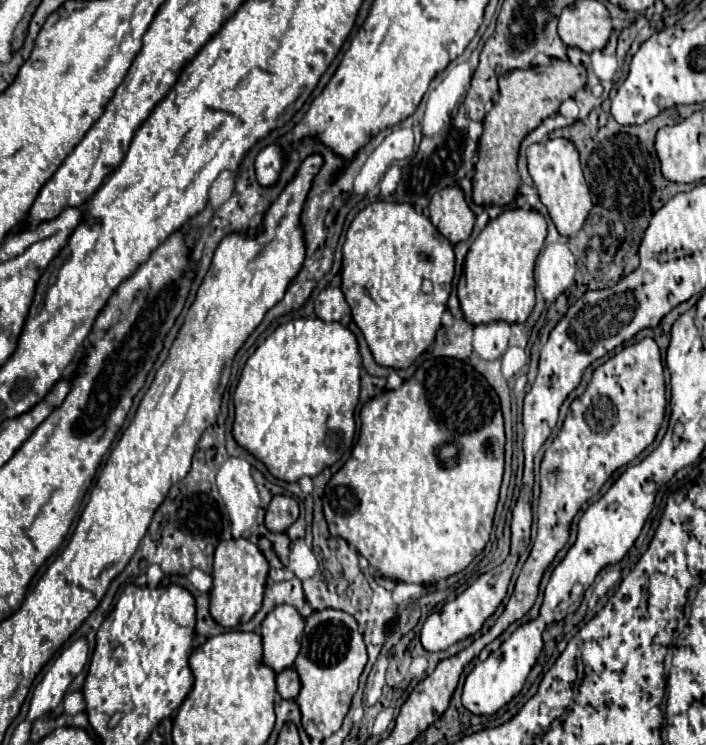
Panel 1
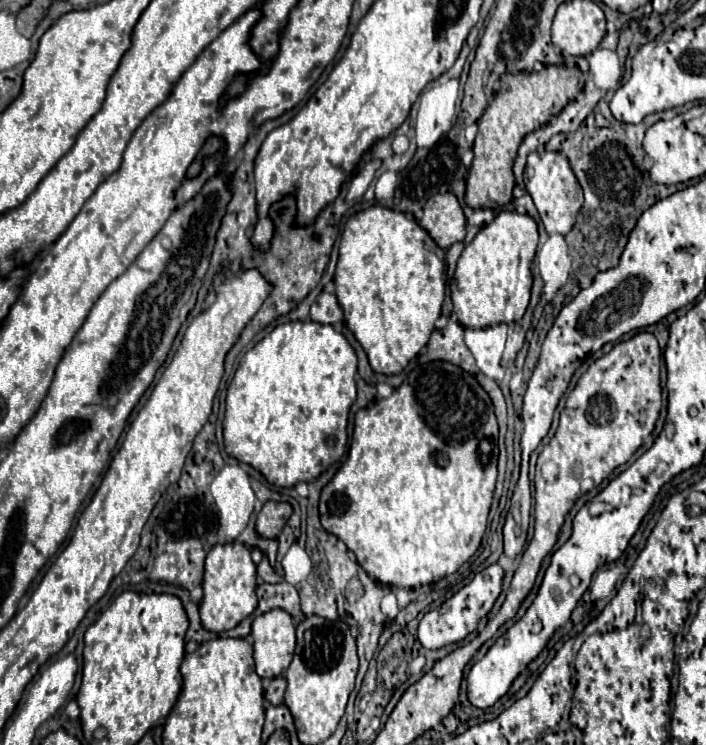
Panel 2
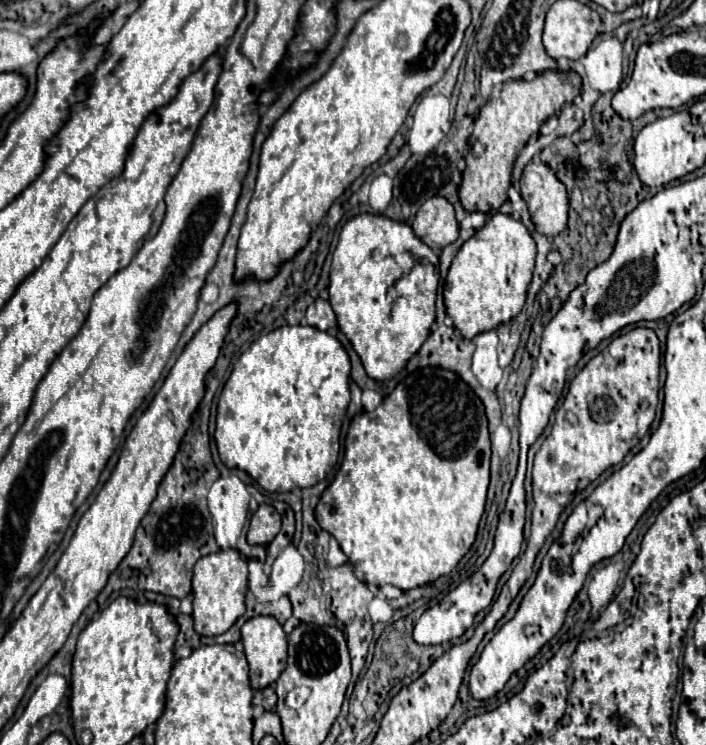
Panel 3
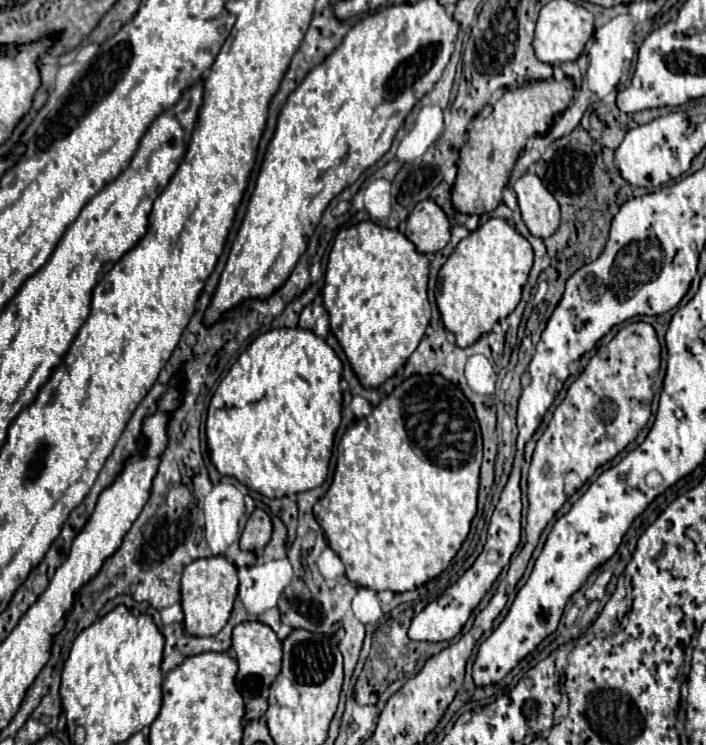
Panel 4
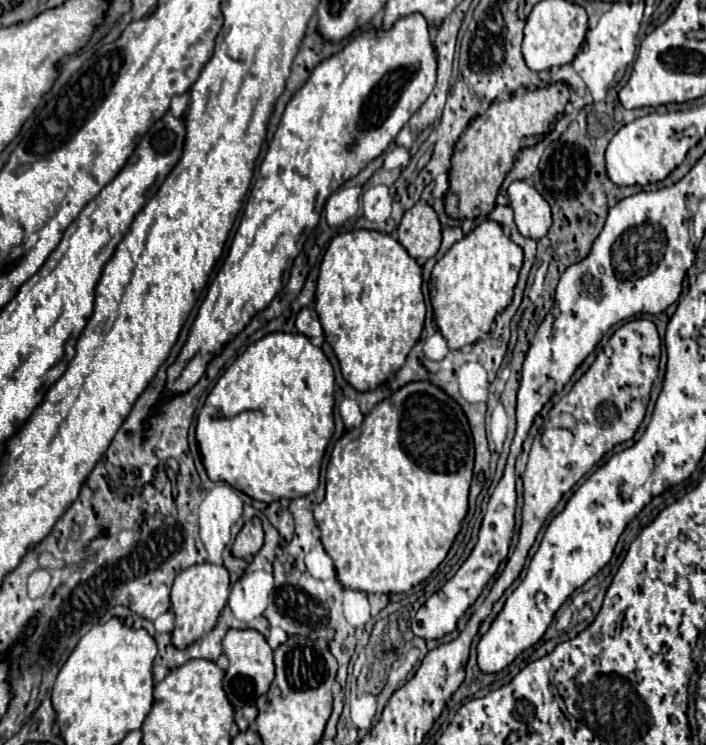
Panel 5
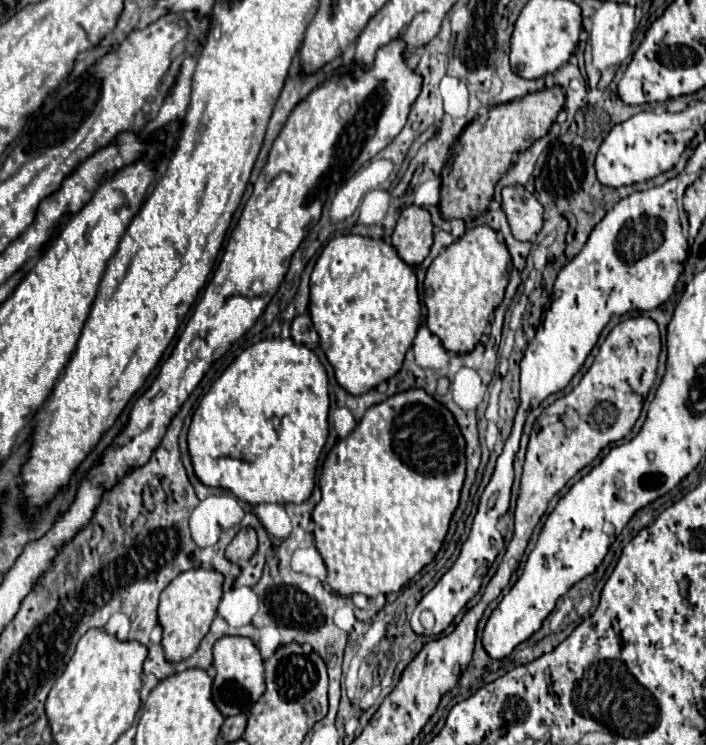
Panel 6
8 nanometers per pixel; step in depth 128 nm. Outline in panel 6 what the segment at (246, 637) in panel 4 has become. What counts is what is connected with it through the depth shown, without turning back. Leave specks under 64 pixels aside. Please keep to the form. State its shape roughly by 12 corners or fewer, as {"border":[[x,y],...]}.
{"border":[[216,640],[212,700],[222,716],[248,714],[264,694],[252,640]]}

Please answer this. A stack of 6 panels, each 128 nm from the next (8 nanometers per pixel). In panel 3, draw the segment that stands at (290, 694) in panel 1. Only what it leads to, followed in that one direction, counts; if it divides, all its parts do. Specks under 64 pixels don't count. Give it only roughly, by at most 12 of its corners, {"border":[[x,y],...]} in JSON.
{"border":[[274,686],[256,692],[252,704],[266,712],[276,706]]}

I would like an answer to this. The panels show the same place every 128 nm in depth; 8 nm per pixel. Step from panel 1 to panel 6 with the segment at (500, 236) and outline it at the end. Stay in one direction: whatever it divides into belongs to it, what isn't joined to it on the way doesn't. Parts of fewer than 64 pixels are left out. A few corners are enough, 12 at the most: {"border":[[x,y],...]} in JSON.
{"border":[[488,226],[430,264],[426,326],[452,354],[480,342],[512,258]]}

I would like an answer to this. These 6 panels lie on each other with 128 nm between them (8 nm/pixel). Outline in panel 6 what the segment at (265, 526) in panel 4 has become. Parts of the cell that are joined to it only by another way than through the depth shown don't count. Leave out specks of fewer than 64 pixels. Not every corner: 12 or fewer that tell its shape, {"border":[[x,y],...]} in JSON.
{"border":[[242,528],[226,548],[230,562],[250,560],[258,548],[256,532]]}

